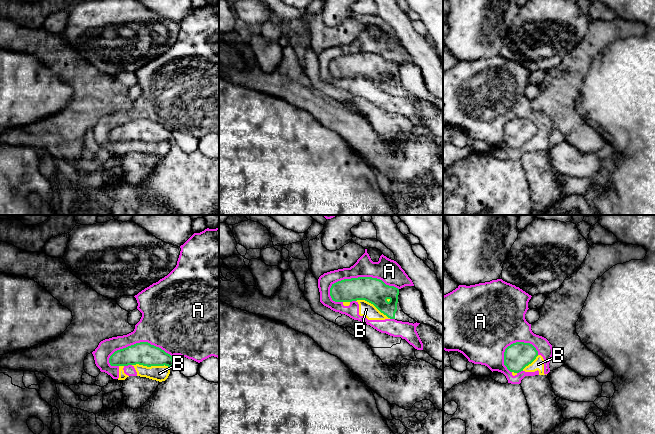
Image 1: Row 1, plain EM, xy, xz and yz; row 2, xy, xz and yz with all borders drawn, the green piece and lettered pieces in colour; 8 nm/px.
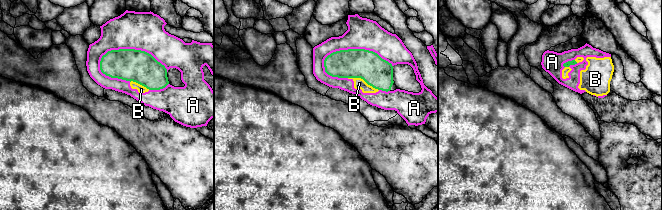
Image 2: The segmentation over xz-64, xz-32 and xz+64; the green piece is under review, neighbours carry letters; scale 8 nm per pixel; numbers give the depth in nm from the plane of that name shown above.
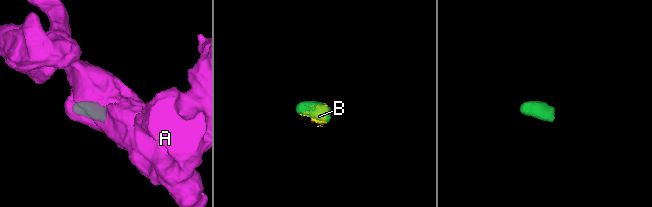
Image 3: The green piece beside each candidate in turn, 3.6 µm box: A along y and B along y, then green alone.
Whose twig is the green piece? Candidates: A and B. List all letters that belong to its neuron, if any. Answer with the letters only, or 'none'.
none

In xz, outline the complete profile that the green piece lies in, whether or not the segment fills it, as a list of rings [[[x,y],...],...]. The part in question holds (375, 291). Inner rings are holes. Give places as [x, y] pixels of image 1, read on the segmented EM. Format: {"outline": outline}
{"outline": [[[372,277],[344,279],[332,284],[330,288],[330,296],[335,302],[365,300],[390,319],[416,323],[403,312],[398,295],[398,288]]]}

